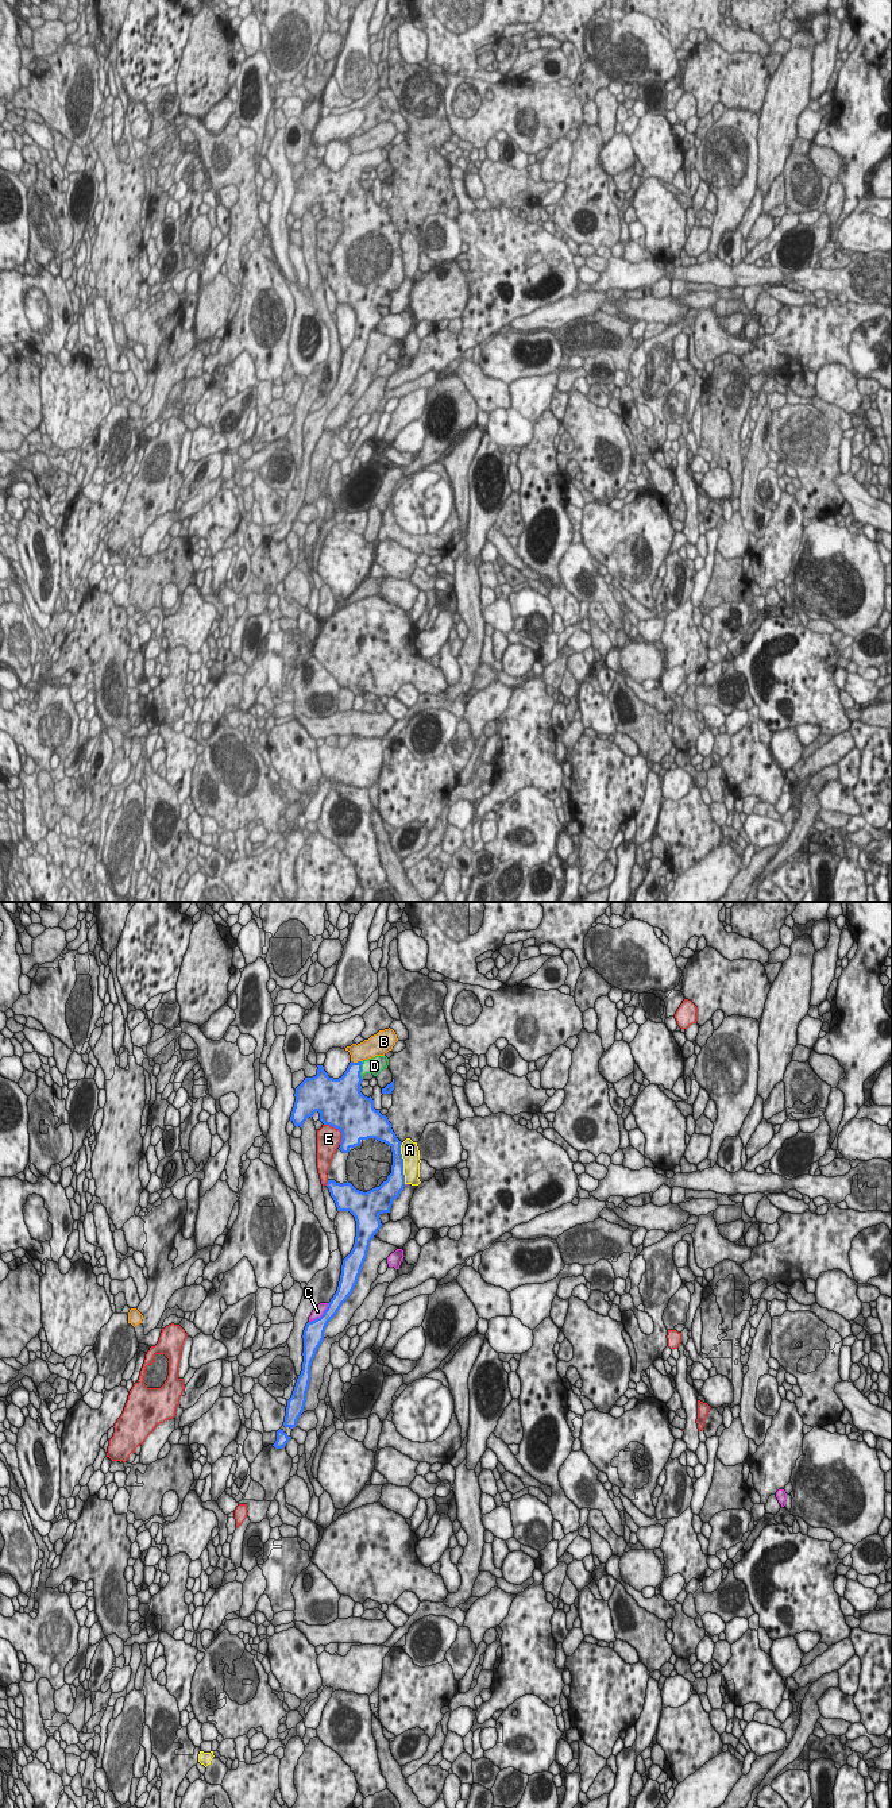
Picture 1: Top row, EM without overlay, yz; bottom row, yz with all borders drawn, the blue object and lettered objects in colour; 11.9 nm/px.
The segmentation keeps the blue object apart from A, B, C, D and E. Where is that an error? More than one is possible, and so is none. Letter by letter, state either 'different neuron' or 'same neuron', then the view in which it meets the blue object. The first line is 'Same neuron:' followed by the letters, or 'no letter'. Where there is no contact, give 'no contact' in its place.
Same neuron: D
A: different neuron; meets blue in yz
B: different neuron; meets blue in yz
C: different neuron; meets blue in yz
D: same neuron; meets blue in yz
E: different neuron; meets blue in yz

